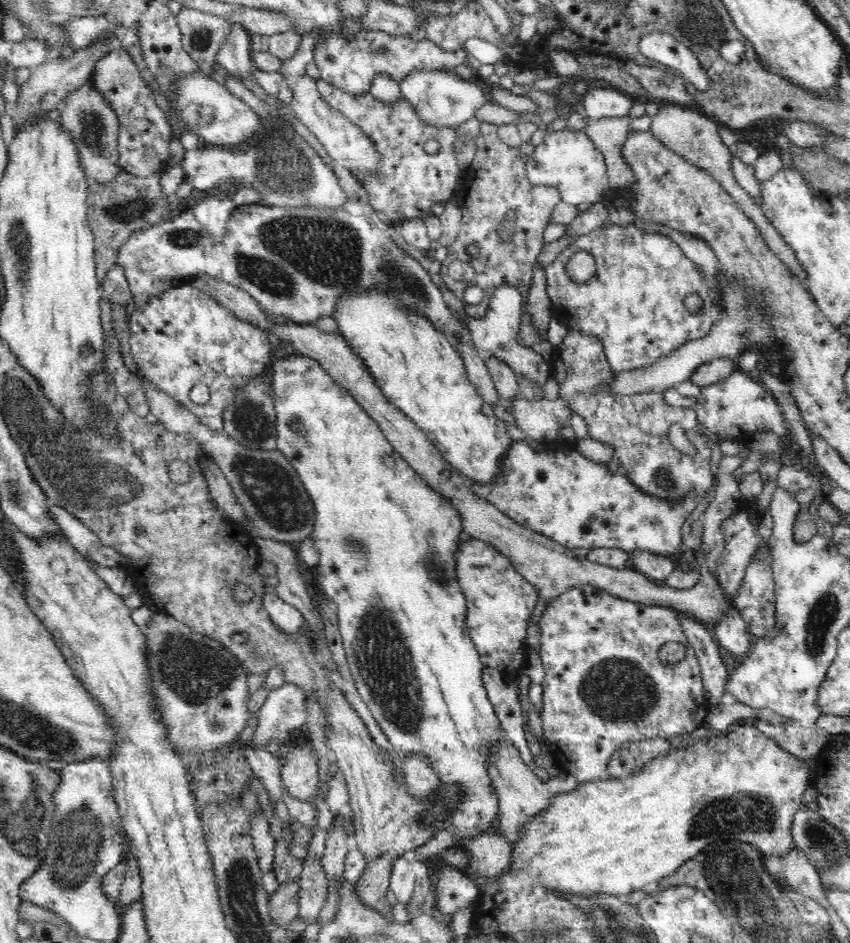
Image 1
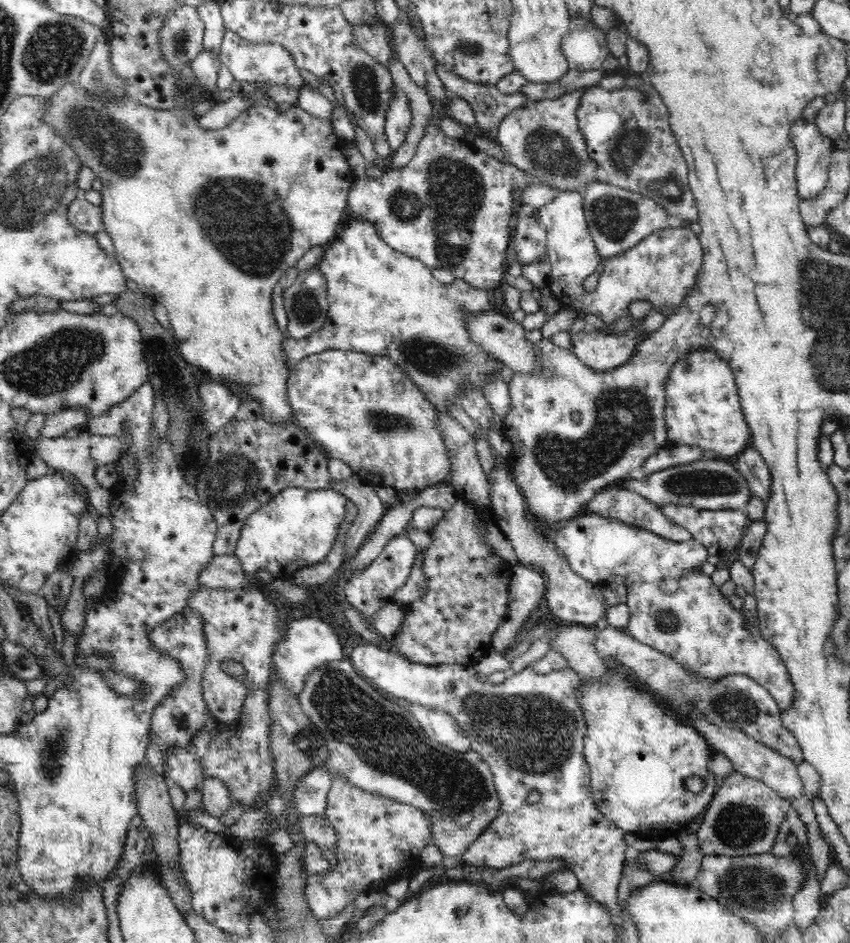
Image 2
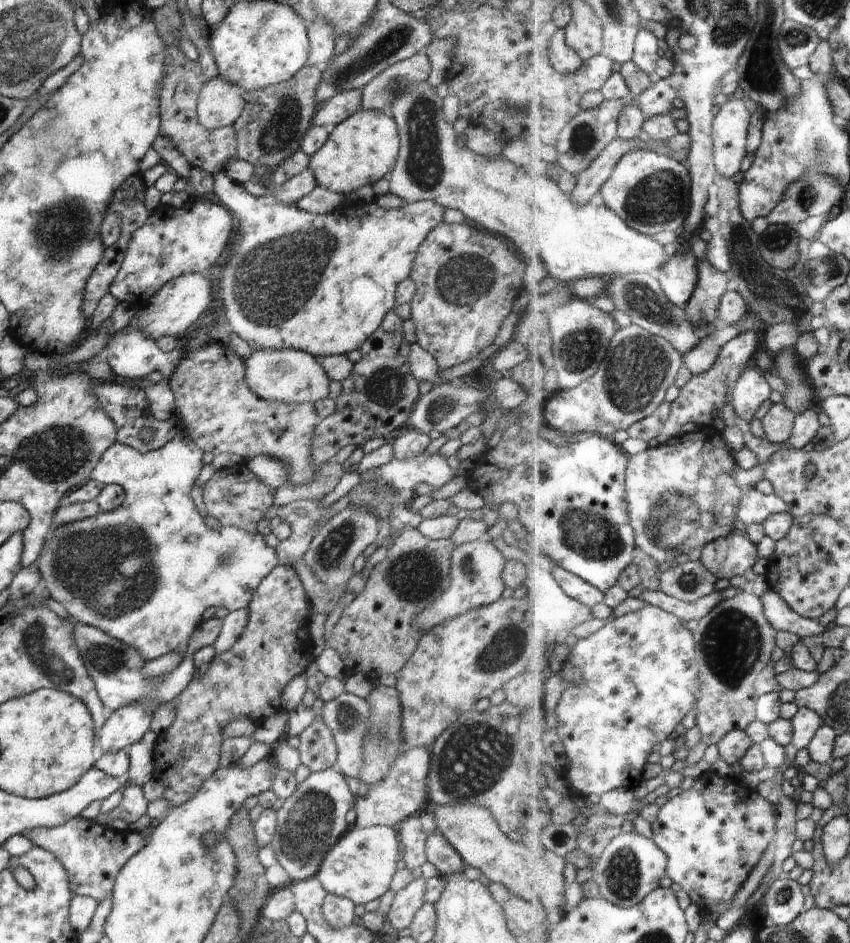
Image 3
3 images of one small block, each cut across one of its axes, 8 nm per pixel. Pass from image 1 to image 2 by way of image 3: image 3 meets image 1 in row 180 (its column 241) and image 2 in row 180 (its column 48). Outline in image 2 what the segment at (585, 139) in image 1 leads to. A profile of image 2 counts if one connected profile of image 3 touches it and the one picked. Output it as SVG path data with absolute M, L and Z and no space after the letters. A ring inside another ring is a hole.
M587 87L577 88L556 99L530 100L525 106L508 114L499 127L498 135L499 144L502 146L504 154L506 154L508 162L524 171L526 175L530 175L538 184L551 186L560 192L576 191L582 184L588 186L597 181L595 171L598 166L587 151L587 145L582 132L579 130L577 118L580 102L587 89Z

